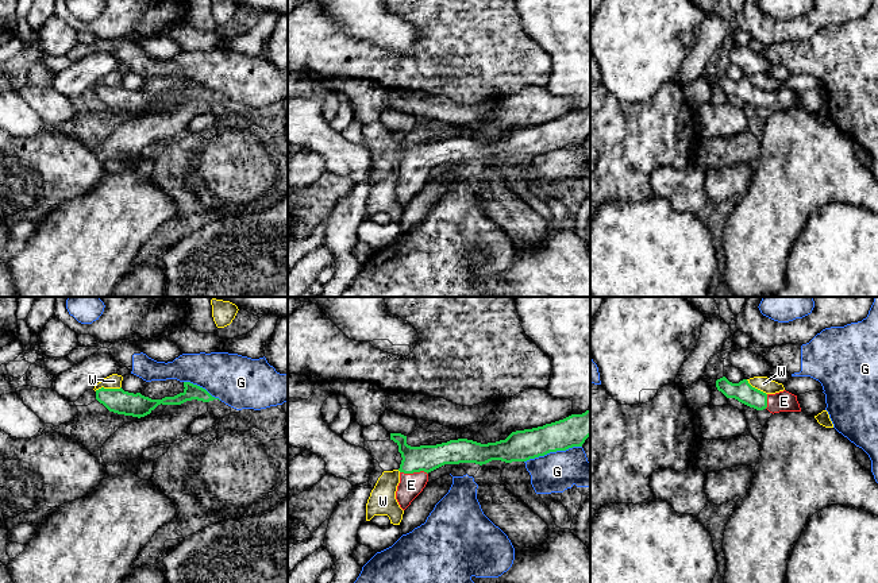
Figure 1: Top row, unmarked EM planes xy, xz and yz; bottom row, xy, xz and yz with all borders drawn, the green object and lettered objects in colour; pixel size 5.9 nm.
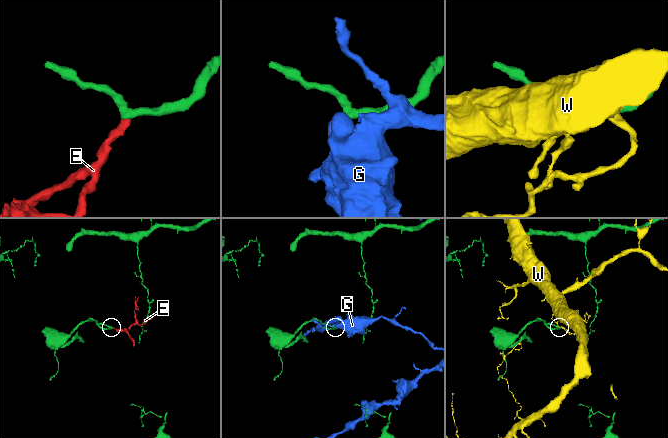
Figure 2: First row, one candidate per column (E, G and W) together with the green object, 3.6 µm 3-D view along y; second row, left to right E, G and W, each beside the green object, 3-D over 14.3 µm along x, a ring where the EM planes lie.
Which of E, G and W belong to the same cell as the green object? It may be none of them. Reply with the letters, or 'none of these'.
E

